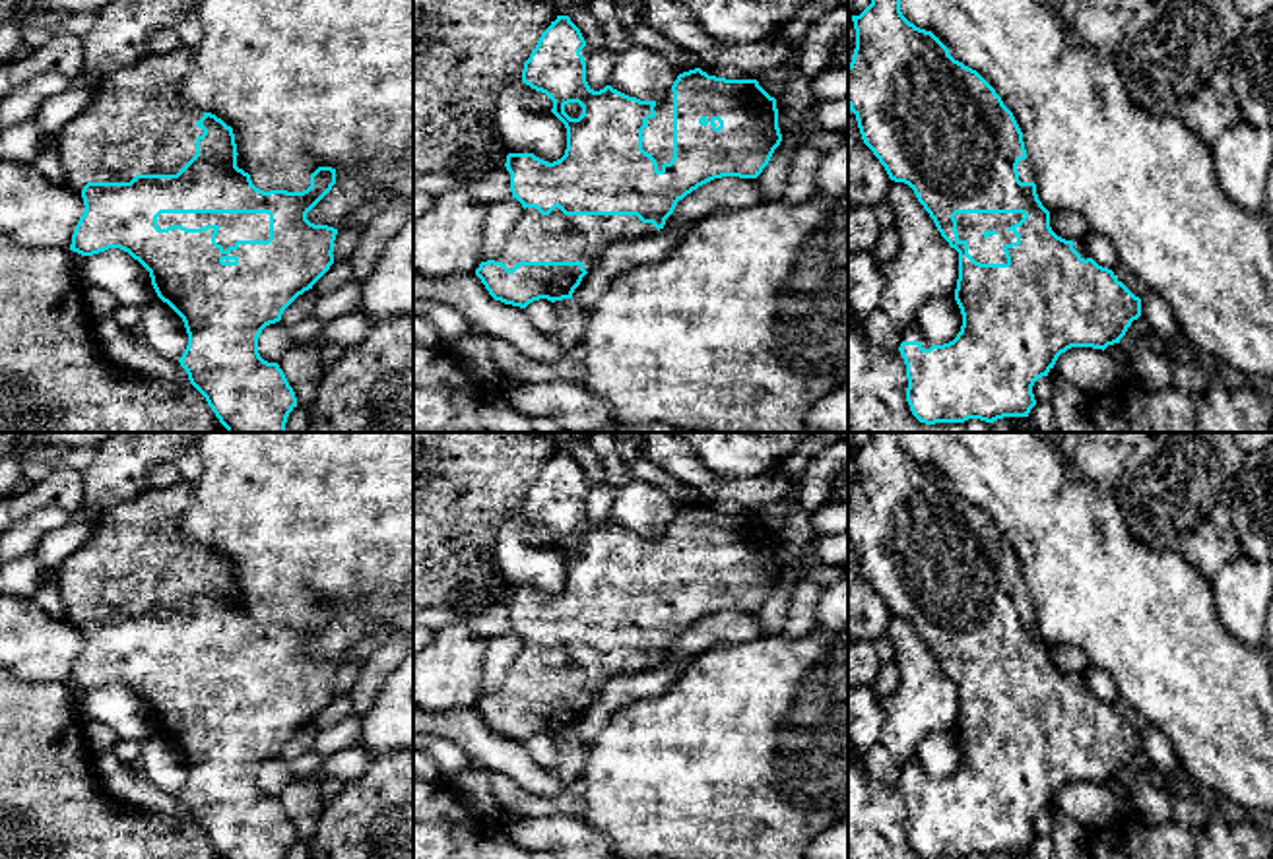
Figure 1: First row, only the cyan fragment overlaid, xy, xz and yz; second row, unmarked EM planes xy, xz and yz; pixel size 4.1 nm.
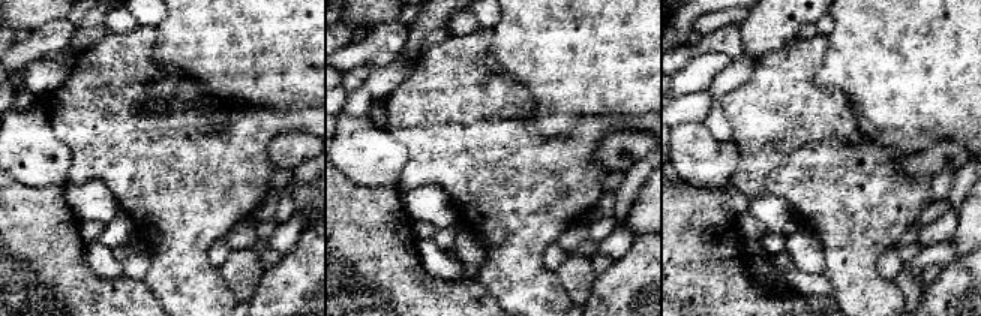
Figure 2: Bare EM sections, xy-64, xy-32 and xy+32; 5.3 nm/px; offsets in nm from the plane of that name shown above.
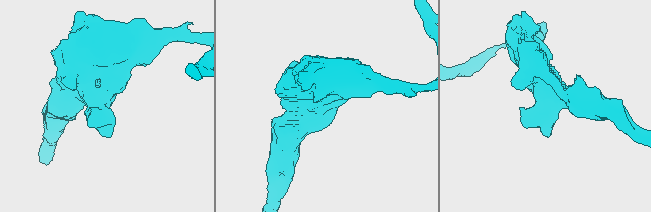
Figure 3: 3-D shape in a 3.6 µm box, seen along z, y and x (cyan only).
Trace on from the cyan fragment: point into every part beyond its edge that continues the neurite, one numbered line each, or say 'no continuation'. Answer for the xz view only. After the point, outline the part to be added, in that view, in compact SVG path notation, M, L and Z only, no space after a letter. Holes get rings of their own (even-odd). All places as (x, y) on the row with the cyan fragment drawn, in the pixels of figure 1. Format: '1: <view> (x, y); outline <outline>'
1: xz (658, 136); outline M671 87L656 103L654 111L656 111L656 116L646 120L648 126L642 132L644 136L642 149L656 159L658 171L662 171L662 165L669 163L673 157L673 91Z

